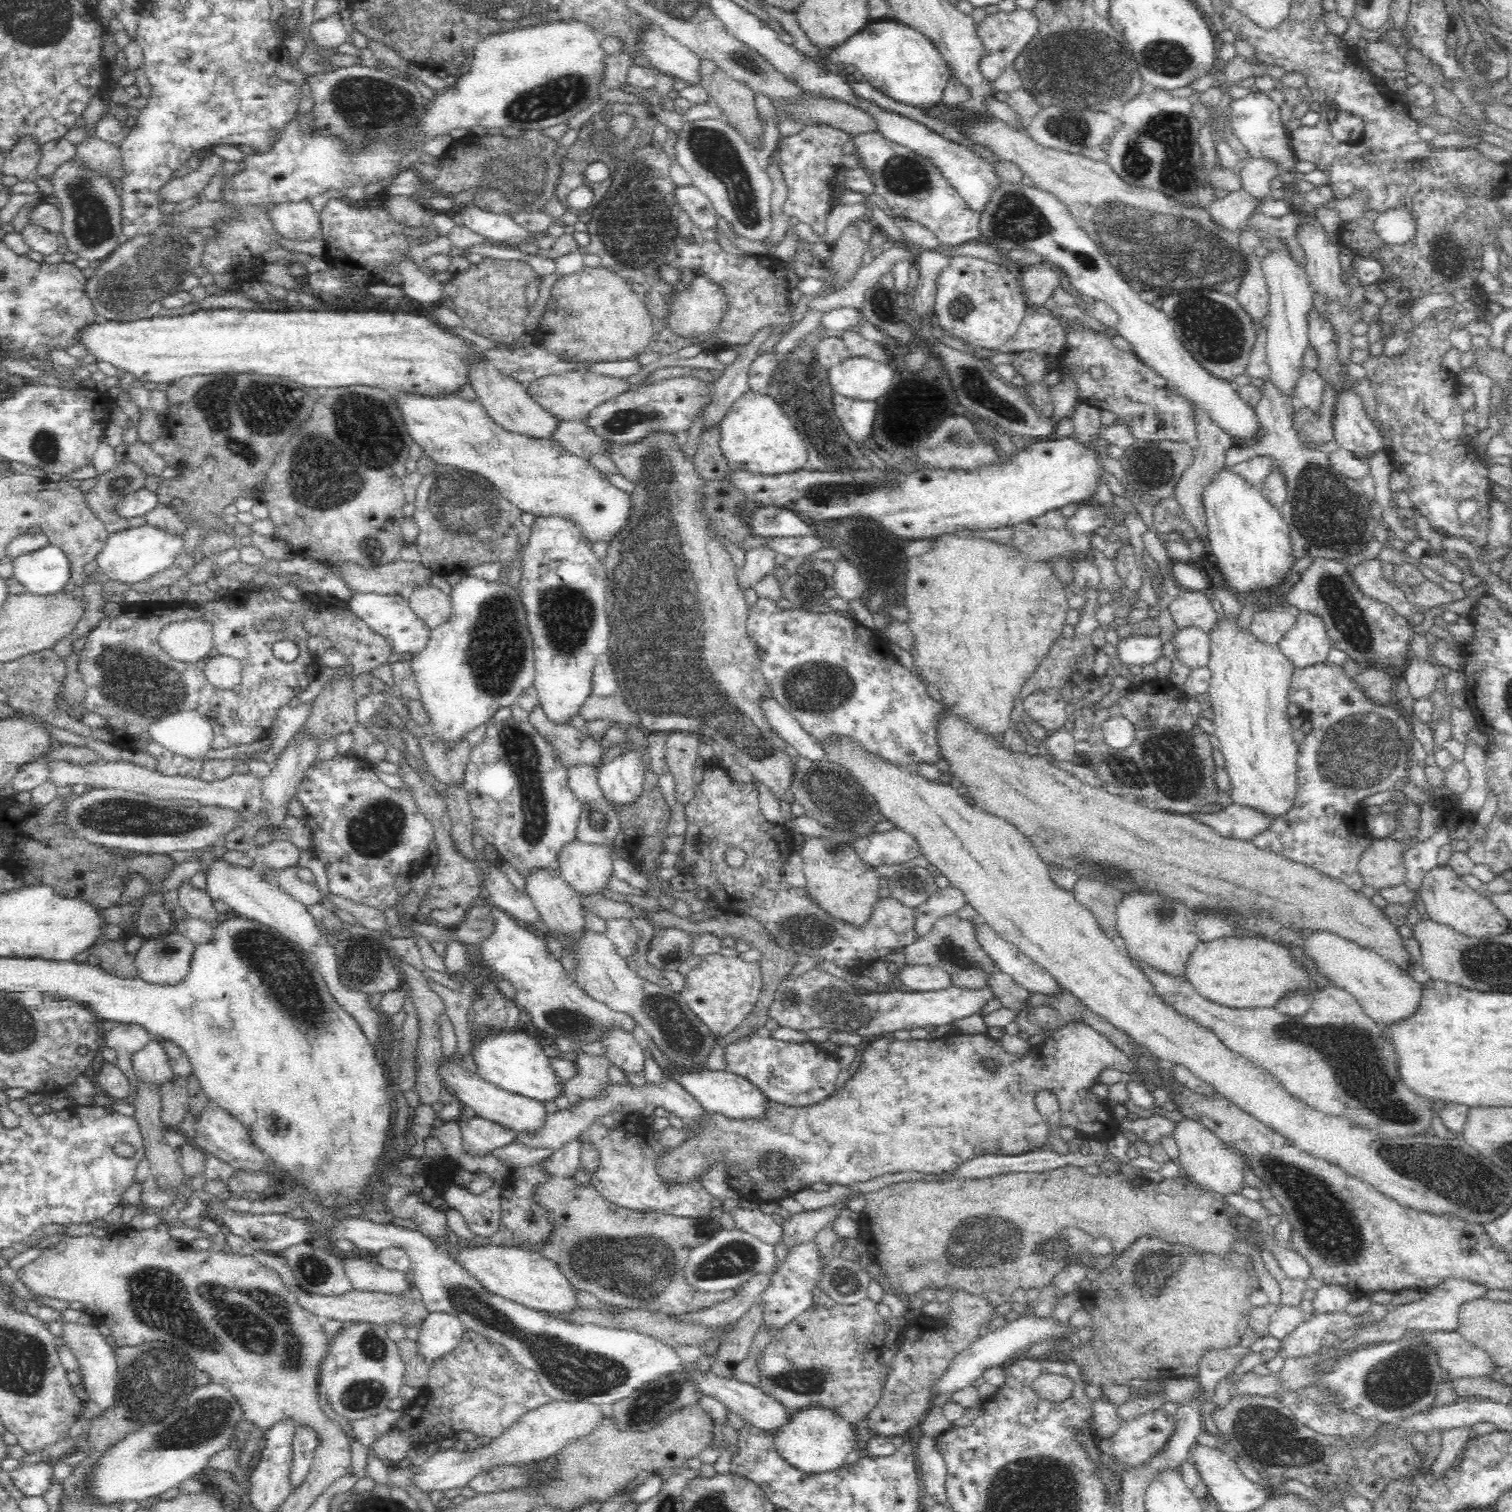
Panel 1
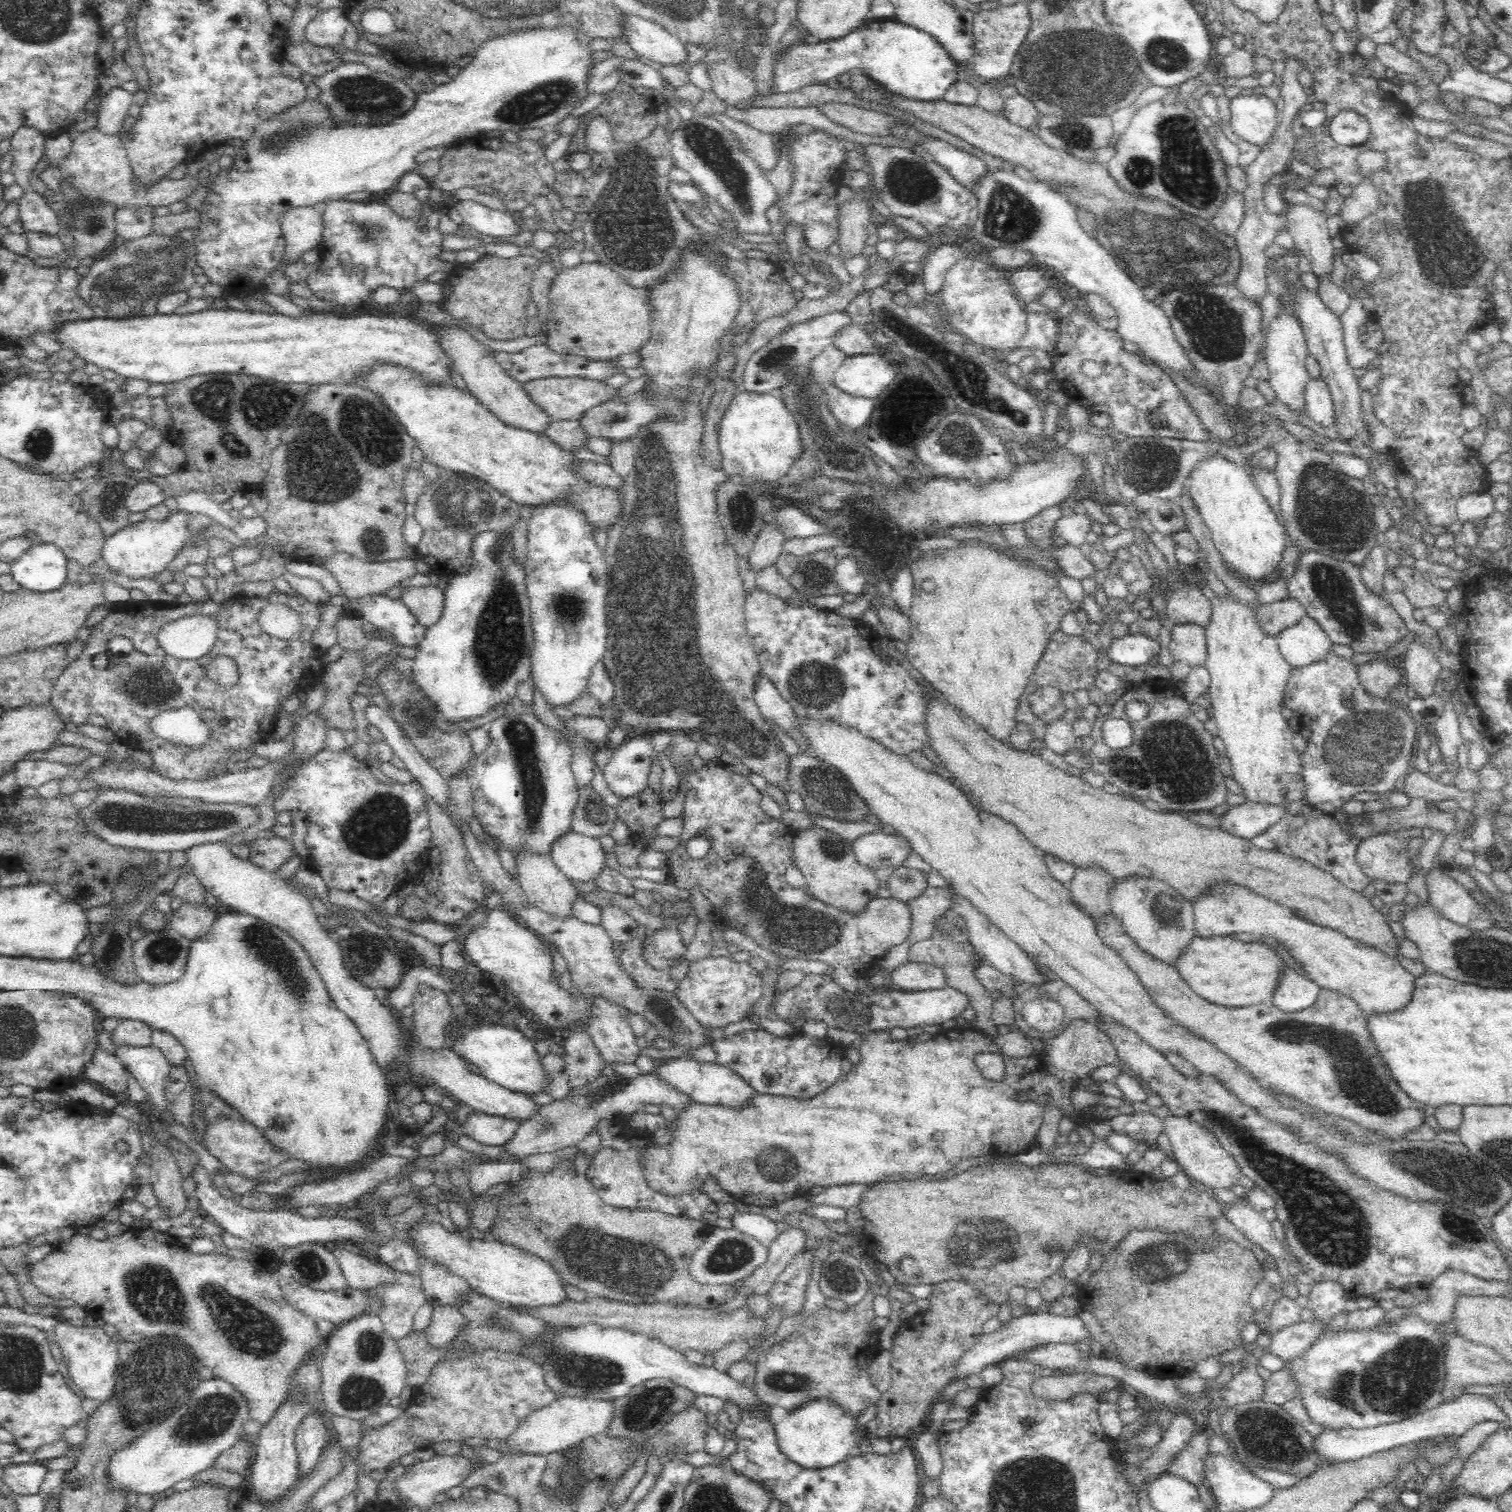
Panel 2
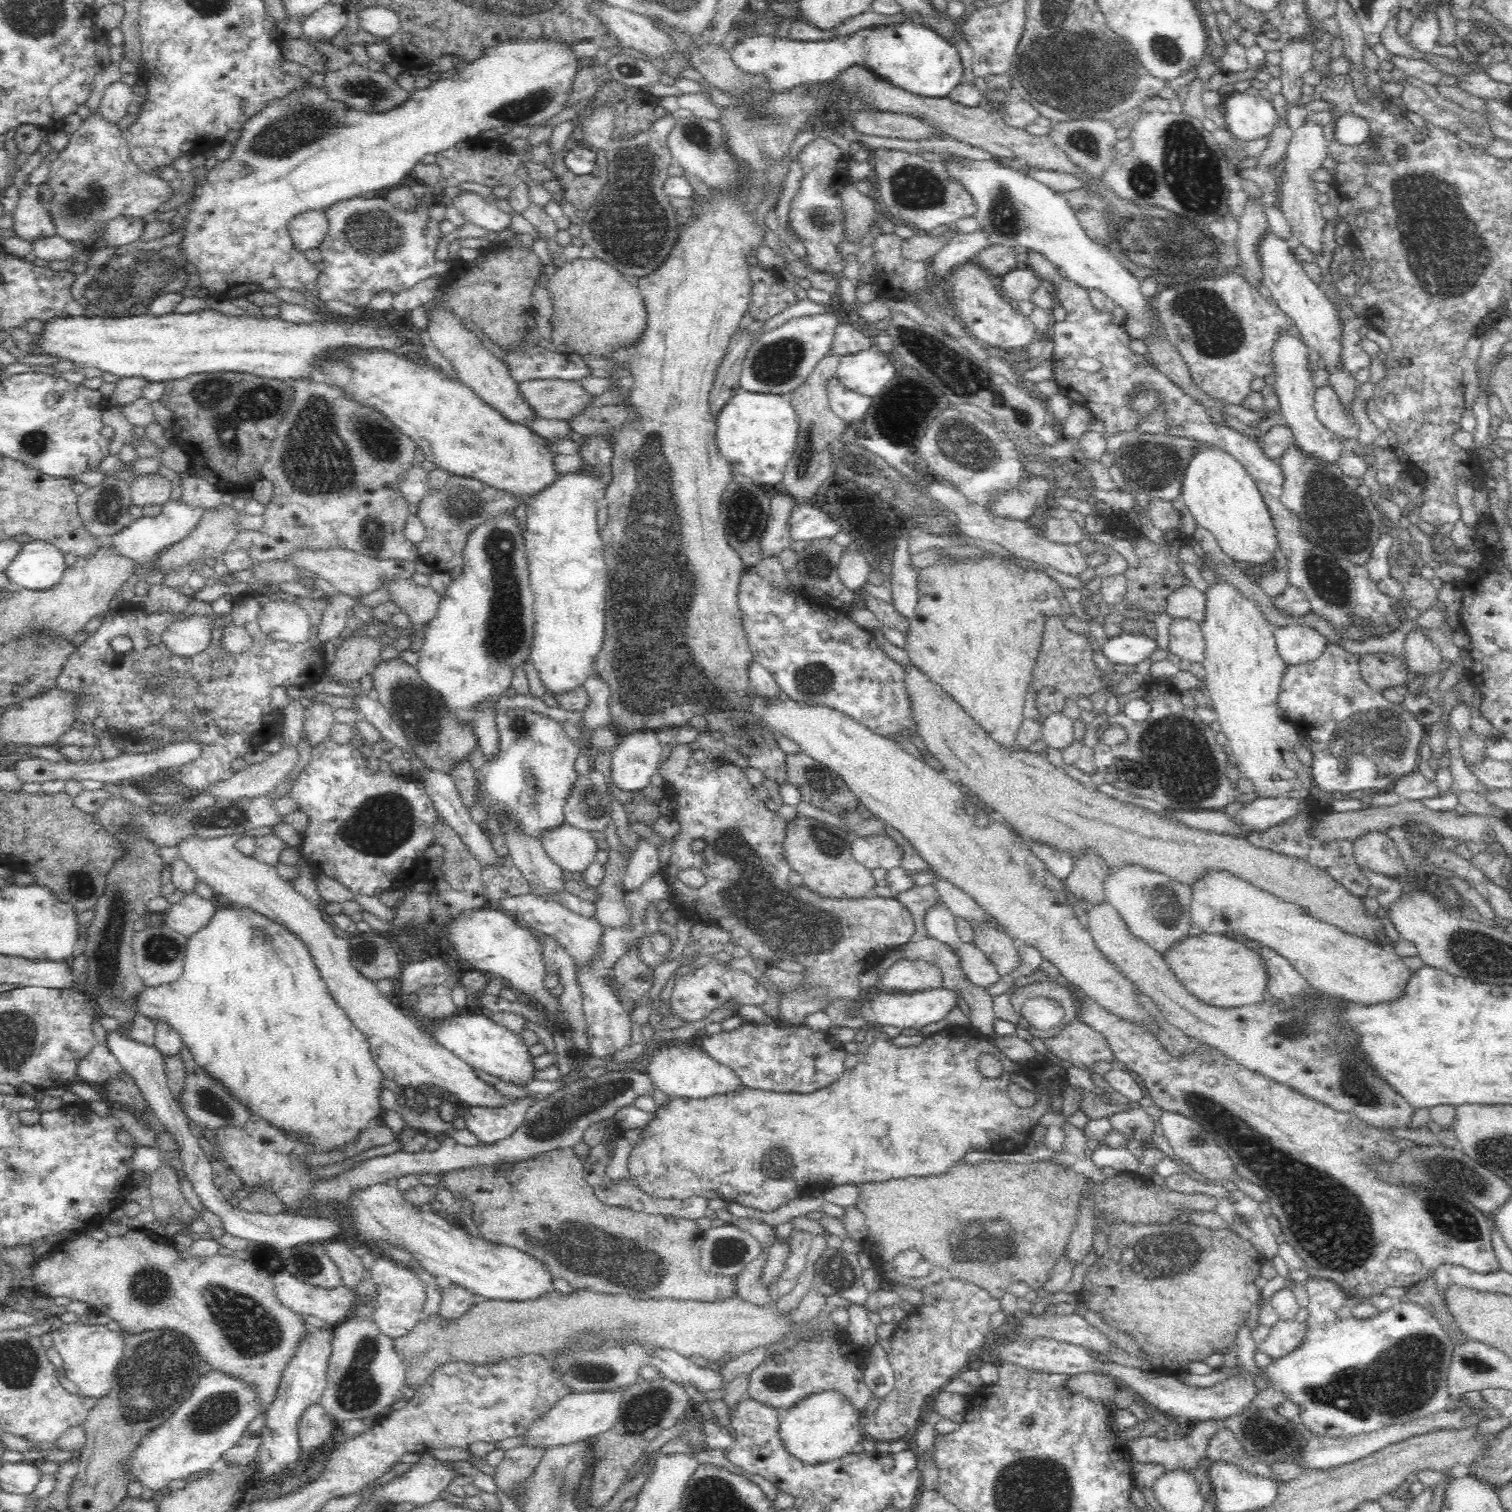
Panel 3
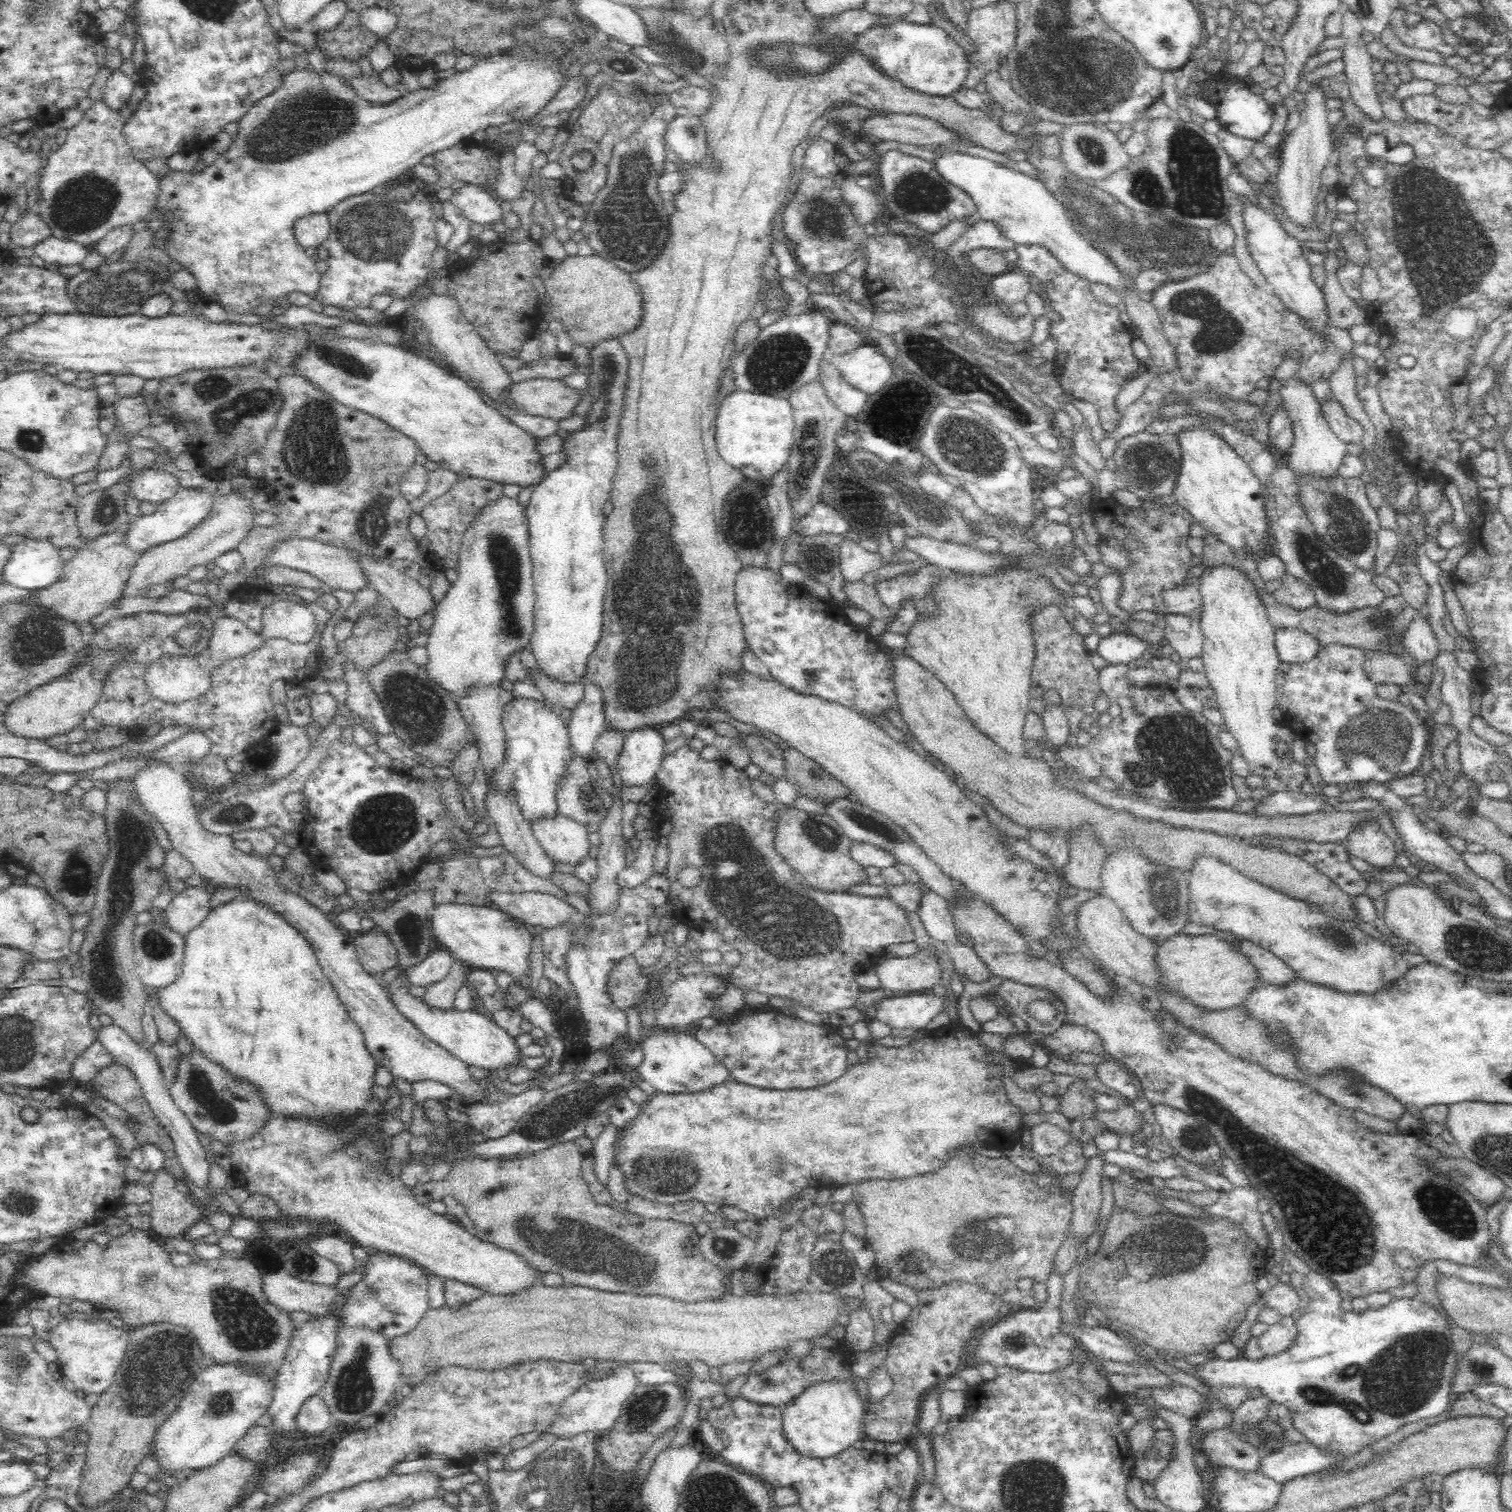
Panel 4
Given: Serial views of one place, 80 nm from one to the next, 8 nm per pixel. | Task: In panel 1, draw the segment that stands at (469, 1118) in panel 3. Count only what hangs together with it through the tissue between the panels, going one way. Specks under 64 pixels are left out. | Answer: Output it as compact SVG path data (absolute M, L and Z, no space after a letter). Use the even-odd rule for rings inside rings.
M478 1116L458 1120L462 1154L471 1156L492 1155L494 1150L506 1146L515 1135L504 1127Z

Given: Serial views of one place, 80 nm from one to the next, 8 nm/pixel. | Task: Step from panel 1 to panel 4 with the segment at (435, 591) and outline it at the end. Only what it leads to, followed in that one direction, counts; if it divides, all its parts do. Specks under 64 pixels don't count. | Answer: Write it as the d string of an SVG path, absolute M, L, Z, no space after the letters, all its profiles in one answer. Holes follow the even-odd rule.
M360 555L362 567L370 577L370 586L402 616L403 621L420 620L436 608L430 589L423 588L416 579L400 574L385 559Z

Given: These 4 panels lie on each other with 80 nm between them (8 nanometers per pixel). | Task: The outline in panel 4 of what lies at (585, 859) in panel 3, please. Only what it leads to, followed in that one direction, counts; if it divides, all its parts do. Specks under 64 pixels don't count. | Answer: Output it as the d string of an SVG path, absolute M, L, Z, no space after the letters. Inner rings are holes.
M561 813L552 820L538 820L530 828L549 858L562 867L577 868L589 857L588 830Z

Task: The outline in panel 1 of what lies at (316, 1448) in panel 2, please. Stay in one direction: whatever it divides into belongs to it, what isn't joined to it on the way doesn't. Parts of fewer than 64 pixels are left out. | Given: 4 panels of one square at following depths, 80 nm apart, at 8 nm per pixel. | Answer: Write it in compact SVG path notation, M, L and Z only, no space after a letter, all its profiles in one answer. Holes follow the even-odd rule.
M296 1426L291 1446L292 1464L288 1474L289 1487L292 1491L296 1490L310 1473L317 1446L317 1434L311 1428Z

